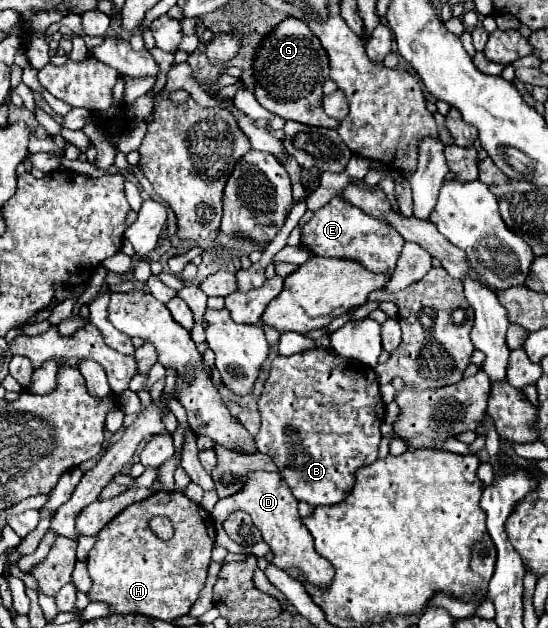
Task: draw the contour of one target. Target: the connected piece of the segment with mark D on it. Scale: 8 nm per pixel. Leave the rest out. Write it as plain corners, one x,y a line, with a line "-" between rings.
278,472
250,474
244,488
238,494
222,498
214,506
212,516
218,524
222,524
236,510
250,514
254,526
262,532
264,542
268,544
274,554
274,558
272,558
274,566
278,566
282,570
296,568
300,572
300,576
304,576
304,580
312,586
318,586
318,588
330,586
330,580
334,580
334,566
314,550
314,538
308,532
308,528
302,524
302,518
298,514
298,500
290,494
290,488
286,486
284,478

